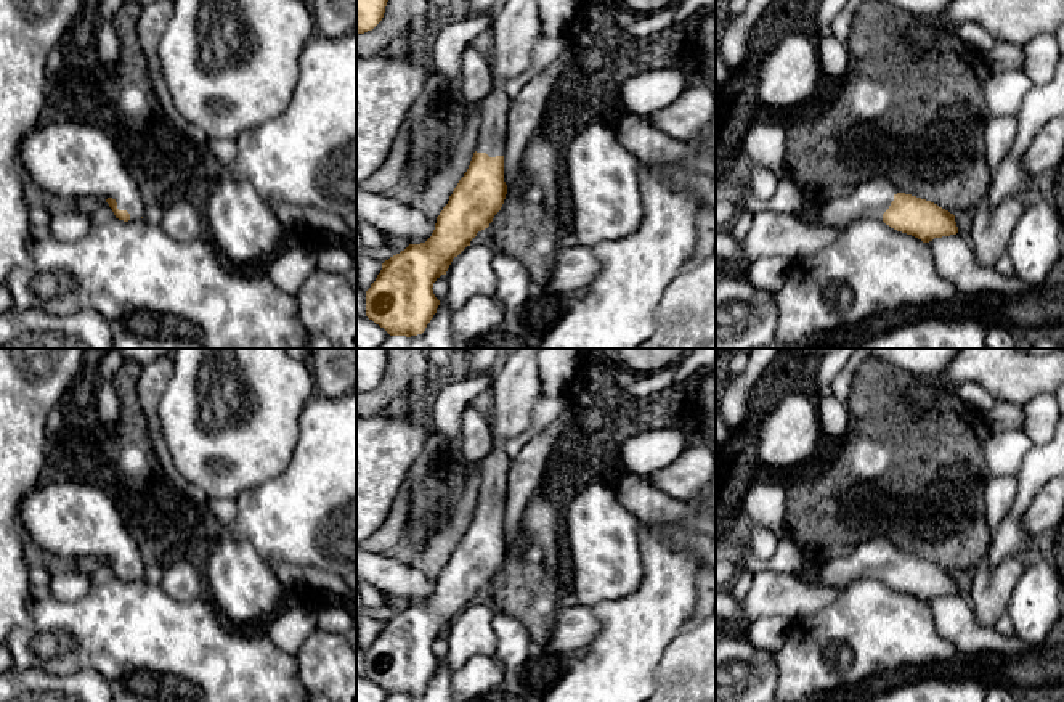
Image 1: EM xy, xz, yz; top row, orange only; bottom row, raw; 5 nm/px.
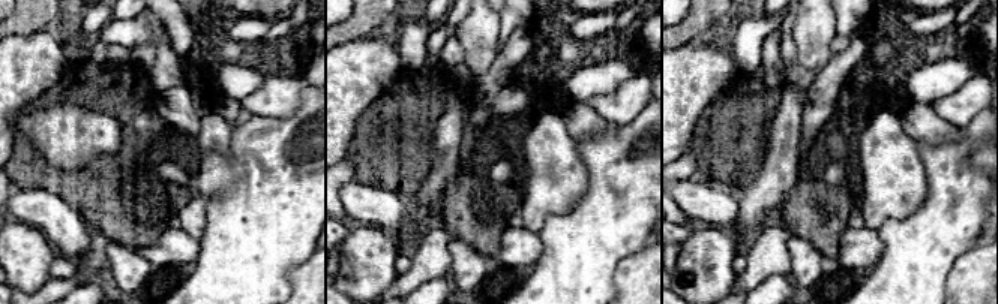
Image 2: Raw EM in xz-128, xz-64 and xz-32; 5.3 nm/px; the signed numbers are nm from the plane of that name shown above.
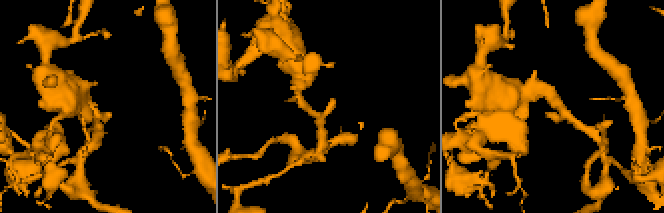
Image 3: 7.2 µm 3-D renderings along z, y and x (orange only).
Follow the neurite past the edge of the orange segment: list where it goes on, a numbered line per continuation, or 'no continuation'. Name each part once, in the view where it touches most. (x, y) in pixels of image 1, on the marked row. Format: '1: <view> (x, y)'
1: xy (134, 204)

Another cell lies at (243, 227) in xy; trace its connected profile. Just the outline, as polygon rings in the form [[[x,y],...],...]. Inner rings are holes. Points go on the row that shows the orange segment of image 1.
[[[221,177],[201,206],[207,238],[228,265],[254,271],[282,247],[286,228],[249,180]]]

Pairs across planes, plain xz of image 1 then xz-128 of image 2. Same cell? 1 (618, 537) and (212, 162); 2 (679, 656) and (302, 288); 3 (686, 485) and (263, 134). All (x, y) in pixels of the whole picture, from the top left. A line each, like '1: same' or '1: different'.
1: different
2: same
3: different

